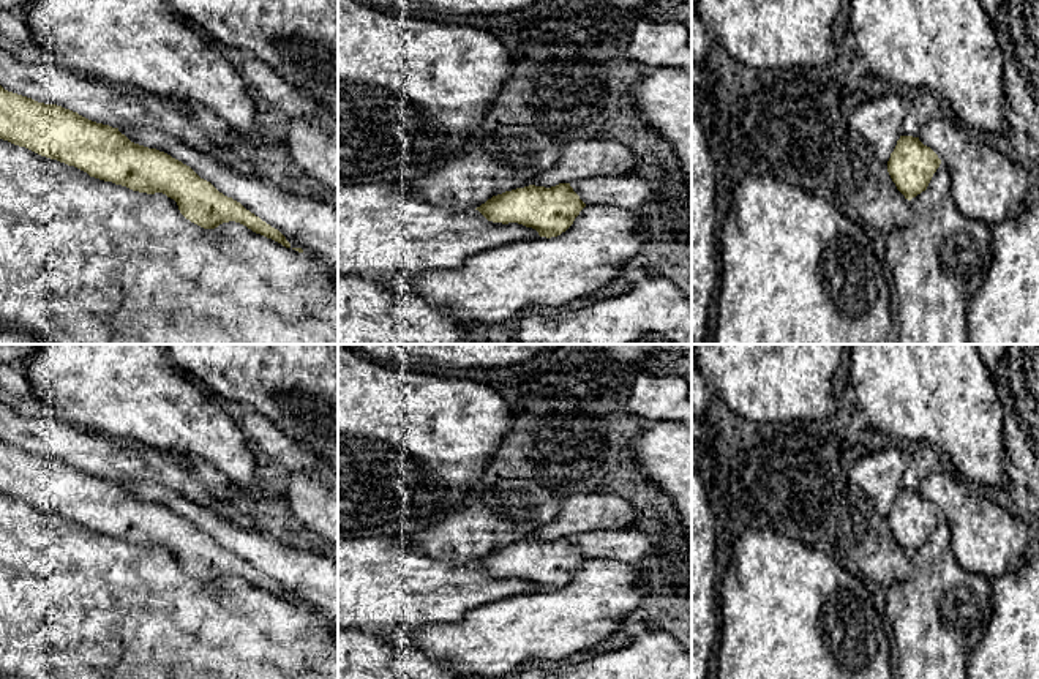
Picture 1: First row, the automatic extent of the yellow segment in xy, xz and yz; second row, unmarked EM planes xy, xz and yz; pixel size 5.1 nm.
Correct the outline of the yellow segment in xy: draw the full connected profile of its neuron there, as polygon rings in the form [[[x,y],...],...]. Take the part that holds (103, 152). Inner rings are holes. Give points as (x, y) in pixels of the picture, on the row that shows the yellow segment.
[[[2,85],[0,139],[133,191],[163,193],[177,202],[186,219],[204,229],[235,221],[291,248],[278,229],[171,155],[131,142],[118,128],[57,104],[38,103]]]

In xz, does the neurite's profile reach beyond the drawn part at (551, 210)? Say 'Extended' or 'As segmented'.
As segmented

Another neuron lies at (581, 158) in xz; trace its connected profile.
[[[572,139],[562,144],[561,159],[537,175],[532,185],[551,188],[583,178],[619,177],[640,171],[640,159],[617,141]]]

